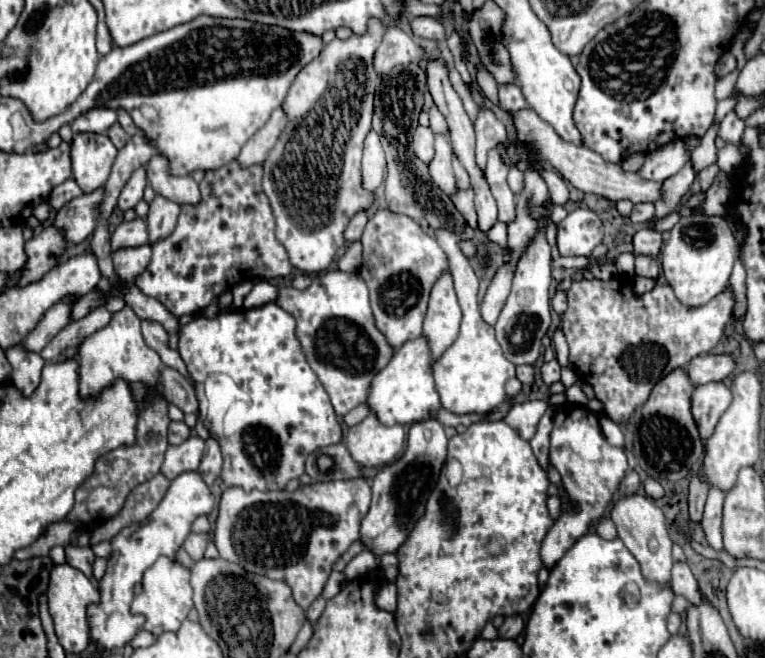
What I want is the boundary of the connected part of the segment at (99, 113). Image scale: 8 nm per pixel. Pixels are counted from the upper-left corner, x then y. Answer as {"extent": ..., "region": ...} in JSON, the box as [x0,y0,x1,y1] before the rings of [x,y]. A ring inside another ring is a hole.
{"extent":[71,108,117,132],"region":[[[93,108],[71,122],[73,132],[107,132],[117,122],[117,112],[111,108]]]}

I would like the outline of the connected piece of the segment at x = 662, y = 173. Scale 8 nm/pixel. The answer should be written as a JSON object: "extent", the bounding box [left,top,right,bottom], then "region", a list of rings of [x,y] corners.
{"extent":[637,140,689,180],"region":[[[677,140],[661,146],[661,150],[655,150],[653,154],[647,154],[645,164],[639,168],[637,174],[649,180],[667,180],[683,168],[687,158],[689,152],[683,148],[683,142]]]}

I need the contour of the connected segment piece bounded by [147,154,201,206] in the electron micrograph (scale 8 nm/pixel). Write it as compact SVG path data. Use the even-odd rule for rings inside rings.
M155 154L147 164L147 180L153 190L177 204L197 204L201 202L197 182L187 176L169 174L169 160L163 154Z

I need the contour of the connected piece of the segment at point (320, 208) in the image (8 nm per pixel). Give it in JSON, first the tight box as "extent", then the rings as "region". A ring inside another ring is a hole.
{"extent":[263,18,383,274],"region":[[[371,18],[365,34],[351,34],[347,40],[335,38],[313,62],[309,62],[297,74],[283,102],[283,110],[289,118],[287,128],[263,162],[263,190],[271,200],[271,208],[277,220],[277,240],[285,246],[291,264],[305,274],[331,268],[335,254],[345,246],[345,216],[349,224],[357,212],[369,210],[375,200],[373,192],[363,188],[361,154],[363,140],[371,130],[373,96],[379,86],[379,74],[373,68],[373,54],[381,44],[383,30],[383,20]]]}

